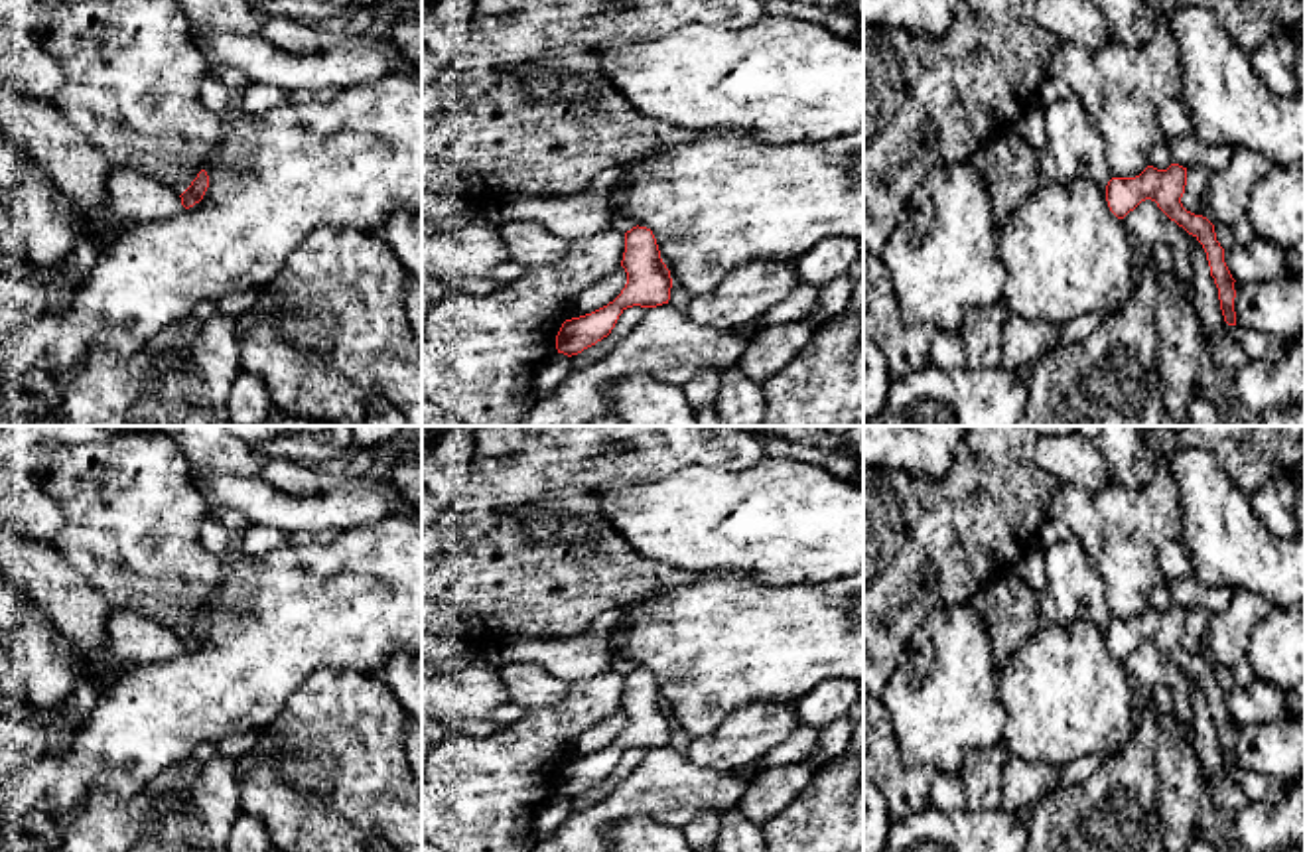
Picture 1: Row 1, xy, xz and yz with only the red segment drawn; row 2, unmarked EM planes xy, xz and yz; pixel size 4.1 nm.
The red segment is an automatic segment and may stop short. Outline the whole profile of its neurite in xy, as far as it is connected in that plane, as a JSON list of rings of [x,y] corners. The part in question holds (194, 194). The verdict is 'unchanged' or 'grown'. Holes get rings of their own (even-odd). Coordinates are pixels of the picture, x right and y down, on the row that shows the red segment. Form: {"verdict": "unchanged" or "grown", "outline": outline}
{"verdict": "unchanged", "outline": [[[201,170],[197,174],[197,178],[191,181],[191,185],[179,195],[181,197],[181,205],[185,209],[193,207],[195,203],[199,203],[205,195],[209,187],[209,176],[205,170]]]}

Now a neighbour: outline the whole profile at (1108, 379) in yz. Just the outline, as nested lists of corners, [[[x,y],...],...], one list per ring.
[[[1145,266],[1130,302],[1082,341],[1053,349],[1037,359],[1027,383],[1027,404],[1015,426],[1163,426],[1157,353],[1161,337],[1155,327],[1159,278]]]

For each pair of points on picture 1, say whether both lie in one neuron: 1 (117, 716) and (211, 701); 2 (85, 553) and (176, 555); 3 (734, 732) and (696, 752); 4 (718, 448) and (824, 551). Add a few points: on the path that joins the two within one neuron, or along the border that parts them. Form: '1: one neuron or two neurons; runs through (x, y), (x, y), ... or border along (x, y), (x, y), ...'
1: one neuron; runs through (140, 716), (154, 716), (188, 701)
2: one neuron; runs through (107, 553), (154, 555)
3: one neuron; runs through (724, 742), (714, 752), (706, 752)
4: two neurons; border along (763, 454), (738, 470), (694, 466)

